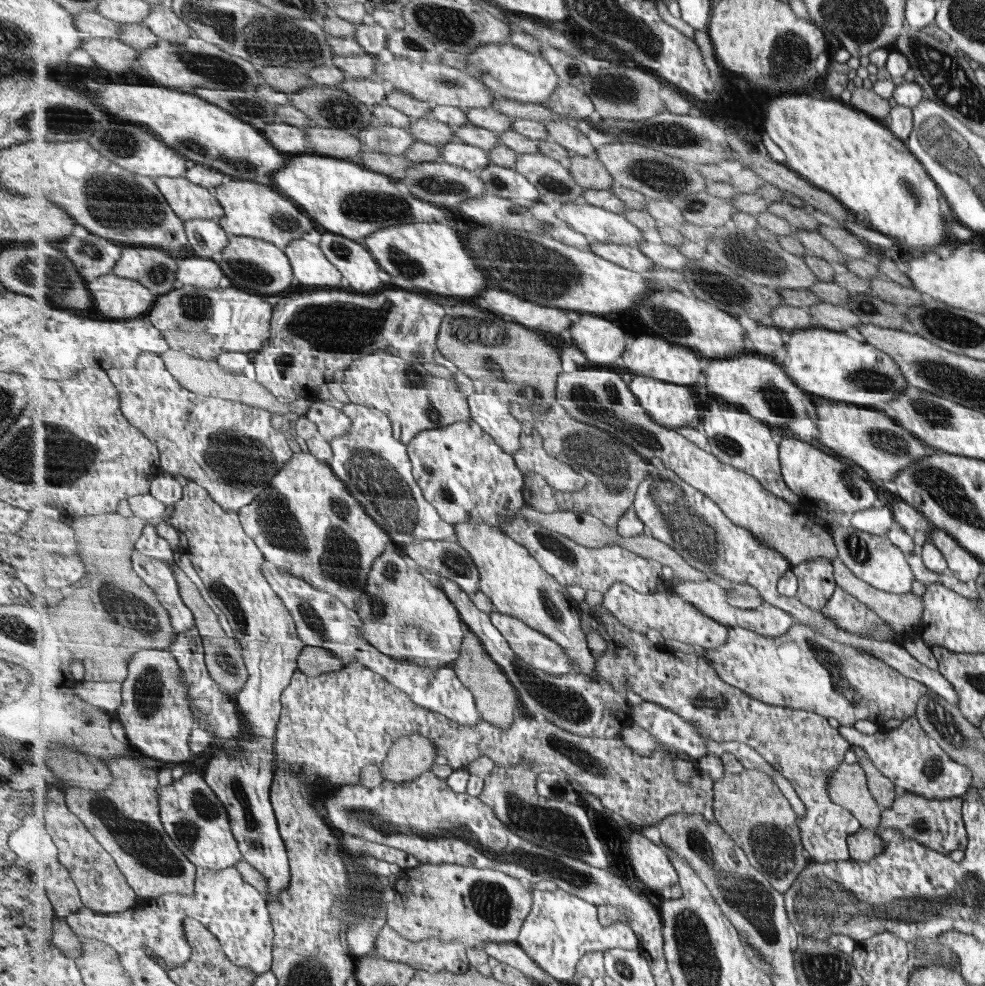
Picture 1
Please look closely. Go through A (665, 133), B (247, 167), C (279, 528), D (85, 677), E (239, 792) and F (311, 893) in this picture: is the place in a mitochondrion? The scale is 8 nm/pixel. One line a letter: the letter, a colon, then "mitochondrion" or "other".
A: mitochondrion
B: other
C: mitochondrion
D: other
E: mitochondrion
F: other

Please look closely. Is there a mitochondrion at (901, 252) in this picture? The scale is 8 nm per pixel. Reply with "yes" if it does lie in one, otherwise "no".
no

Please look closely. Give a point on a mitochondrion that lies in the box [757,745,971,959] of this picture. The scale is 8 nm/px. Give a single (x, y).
(932, 769)

